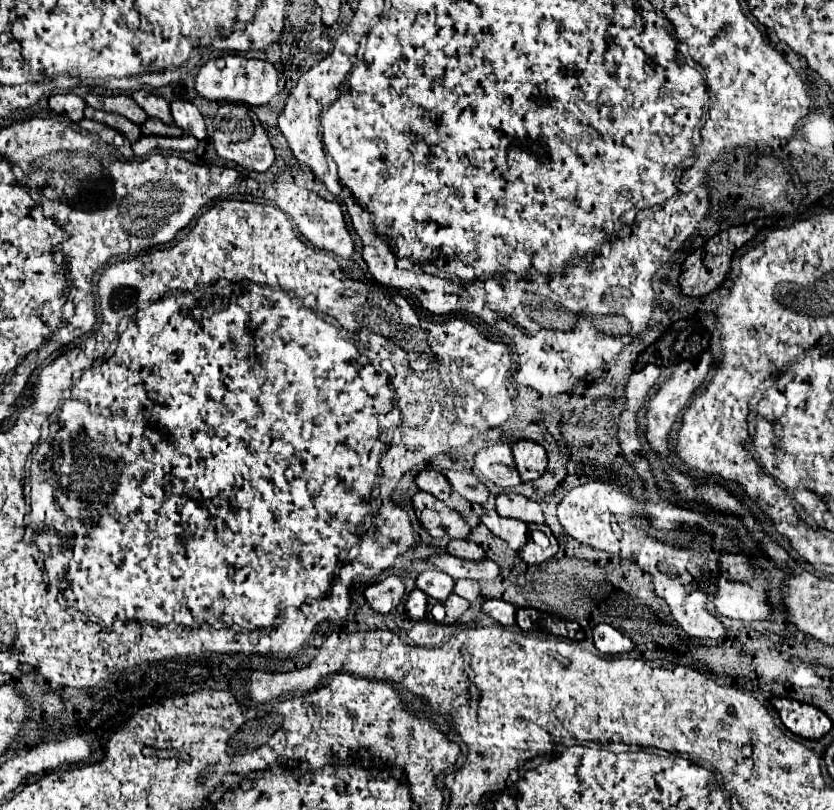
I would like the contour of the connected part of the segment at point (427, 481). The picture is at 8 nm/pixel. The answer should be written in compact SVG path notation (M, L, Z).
M425 469L415 477L415 483L421 491L427 491L431 495L435 495L439 501L445 501L451 493L451 483L447 481L447 477L441 471L435 469Z

